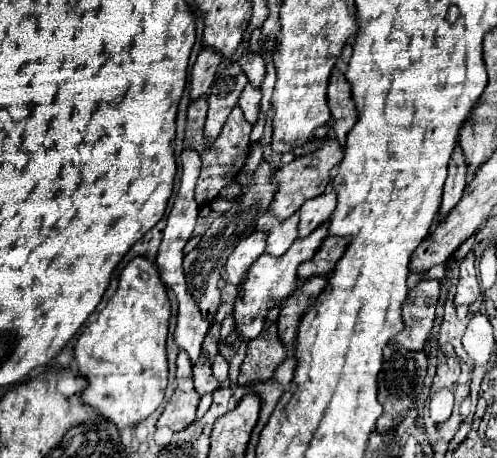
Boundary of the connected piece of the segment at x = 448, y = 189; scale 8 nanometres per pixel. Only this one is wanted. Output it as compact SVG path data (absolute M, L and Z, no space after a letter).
M457 146L451 162L449 162L449 176L443 188L443 202L439 208L439 222L443 222L445 214L449 214L449 210L455 208L455 204L461 200L461 194L467 186L467 170L465 170L465 158L461 154L461 148Z

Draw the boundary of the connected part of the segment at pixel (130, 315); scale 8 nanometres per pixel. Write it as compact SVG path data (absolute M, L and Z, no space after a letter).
M147 258L131 260L119 276L119 288L113 298L105 304L105 308L97 314L95 322L89 322L81 332L75 344L75 362L81 376L87 380L87 386L81 392L81 402L95 410L101 418L113 422L119 432L129 426L143 422L149 414L157 410L163 402L163 394L167 388L167 332L169 332L169 298L165 286L159 282L157 266Z

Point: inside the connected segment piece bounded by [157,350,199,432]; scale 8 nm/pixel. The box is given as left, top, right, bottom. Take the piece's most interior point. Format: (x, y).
(180, 411)

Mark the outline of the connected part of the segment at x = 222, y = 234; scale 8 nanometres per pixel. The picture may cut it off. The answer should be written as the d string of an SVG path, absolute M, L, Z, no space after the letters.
M267 162L259 164L253 180L247 180L245 174L239 174L239 184L247 186L243 198L239 200L239 204L235 204L231 210L223 212L209 226L209 230L203 234L201 242L183 258L183 270L185 270L189 294L193 296L197 306L201 308L201 314L205 316L207 322L215 320L215 314L217 314L219 304L221 304L221 290L217 288L217 282L219 282L221 272L225 268L225 258L233 252L233 246L237 246L237 242L241 242L241 238L247 238L255 230L255 222L267 210L267 206L269 206L269 202L273 198L273 190L275 190L271 186L271 168L269 168Z

